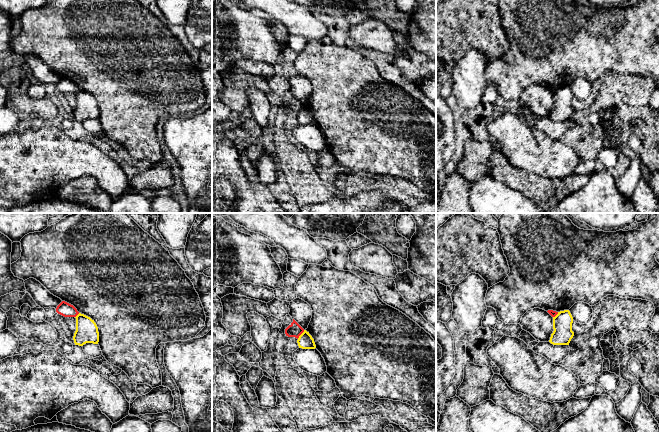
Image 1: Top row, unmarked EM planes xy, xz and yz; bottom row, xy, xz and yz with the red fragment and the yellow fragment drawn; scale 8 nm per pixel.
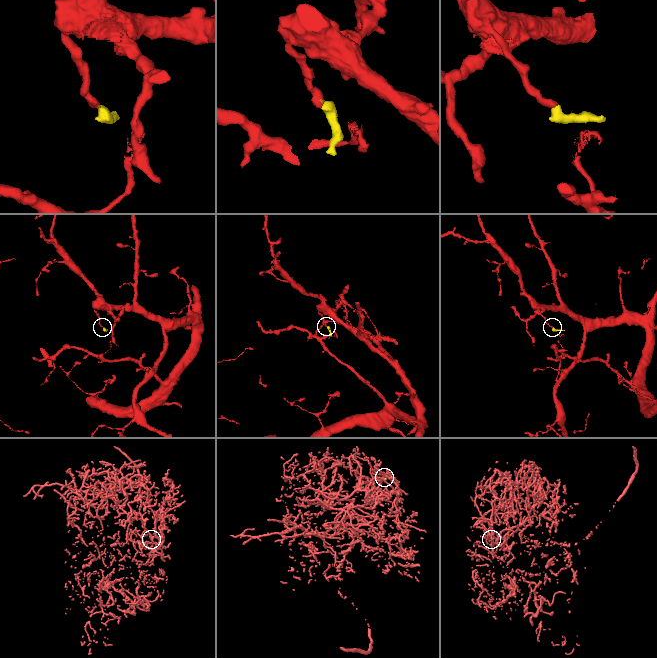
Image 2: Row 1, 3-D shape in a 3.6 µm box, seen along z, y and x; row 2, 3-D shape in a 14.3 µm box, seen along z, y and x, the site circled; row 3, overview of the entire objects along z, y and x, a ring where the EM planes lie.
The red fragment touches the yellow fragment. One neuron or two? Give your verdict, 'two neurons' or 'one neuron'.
two neurons

